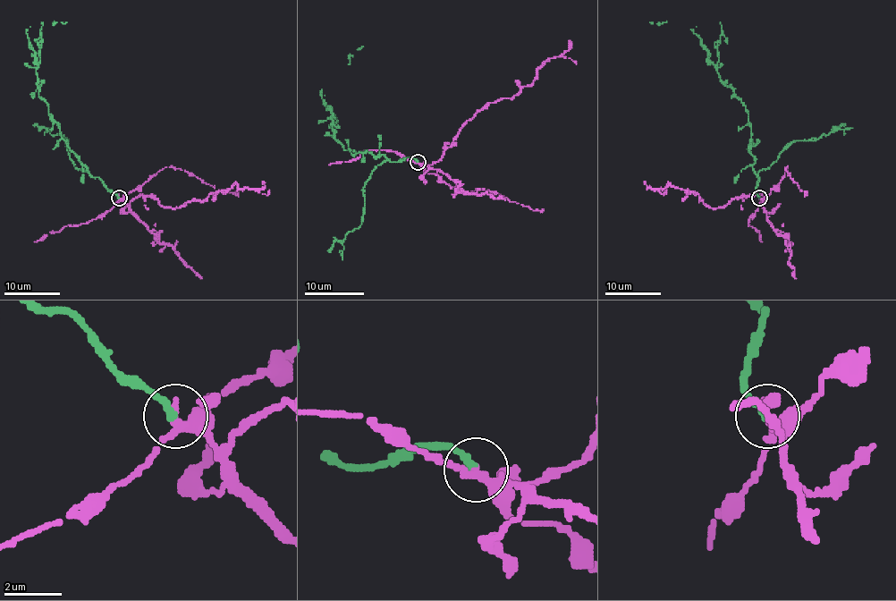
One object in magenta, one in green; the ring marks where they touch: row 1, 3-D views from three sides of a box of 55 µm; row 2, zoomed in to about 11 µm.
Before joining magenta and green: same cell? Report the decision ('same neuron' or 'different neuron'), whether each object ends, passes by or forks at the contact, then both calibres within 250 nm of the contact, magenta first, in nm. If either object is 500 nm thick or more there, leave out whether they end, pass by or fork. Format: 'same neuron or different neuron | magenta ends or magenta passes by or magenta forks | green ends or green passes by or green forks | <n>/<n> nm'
same neuron | magenta passes by | green ends | 320/320 nm

